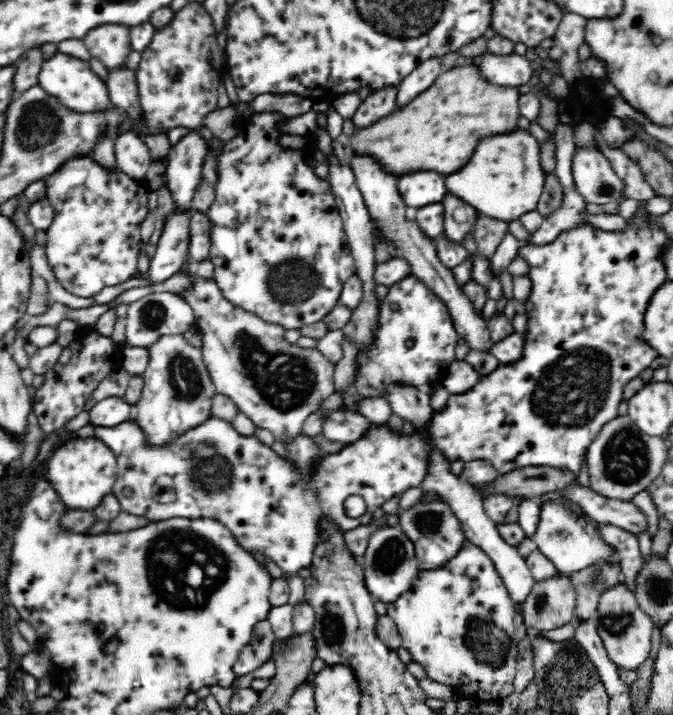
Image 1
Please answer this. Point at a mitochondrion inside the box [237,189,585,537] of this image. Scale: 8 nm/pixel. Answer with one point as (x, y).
(291, 282)

